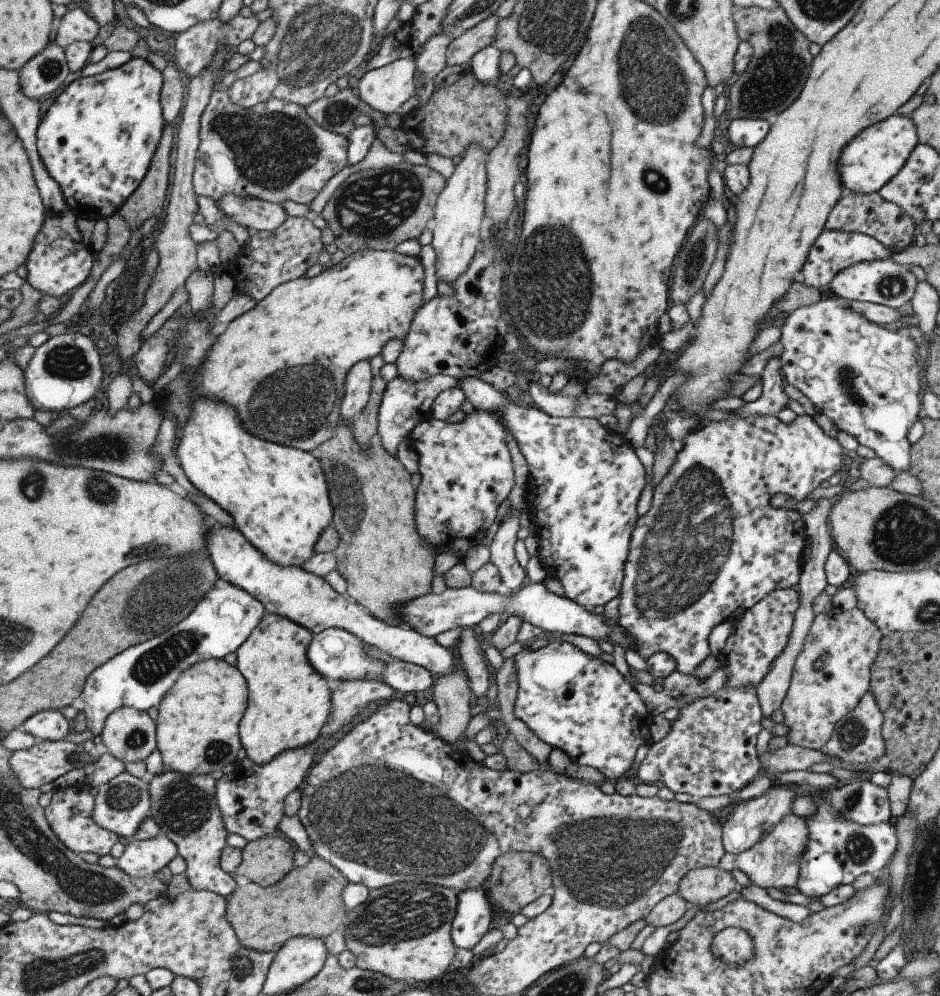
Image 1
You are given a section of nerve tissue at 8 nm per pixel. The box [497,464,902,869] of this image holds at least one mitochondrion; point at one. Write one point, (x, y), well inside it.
(856, 849)

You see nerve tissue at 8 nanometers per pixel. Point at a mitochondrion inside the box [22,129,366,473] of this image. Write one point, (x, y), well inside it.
(308, 394)

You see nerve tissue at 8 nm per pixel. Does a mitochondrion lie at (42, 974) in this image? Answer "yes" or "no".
yes

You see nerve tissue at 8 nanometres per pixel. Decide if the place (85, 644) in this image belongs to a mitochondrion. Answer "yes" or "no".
no

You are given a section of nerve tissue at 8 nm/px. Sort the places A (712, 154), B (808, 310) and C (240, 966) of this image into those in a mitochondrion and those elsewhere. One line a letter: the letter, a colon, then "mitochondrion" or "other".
A: other
B: other
C: mitochondrion

